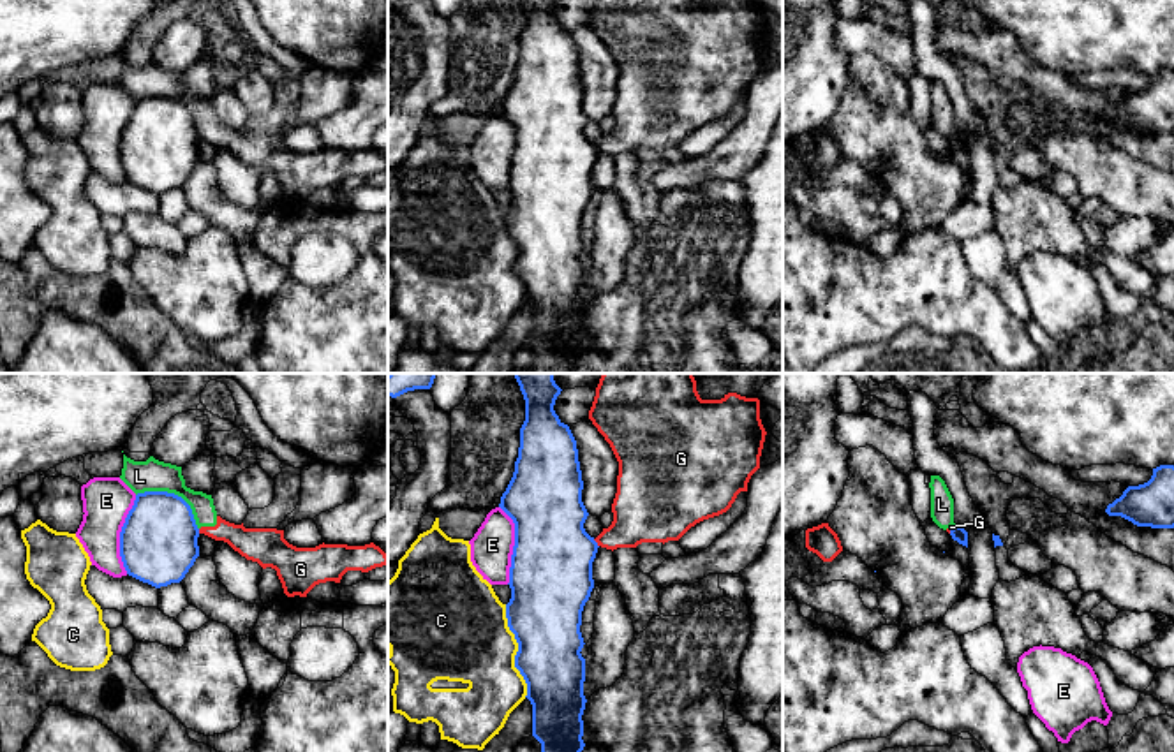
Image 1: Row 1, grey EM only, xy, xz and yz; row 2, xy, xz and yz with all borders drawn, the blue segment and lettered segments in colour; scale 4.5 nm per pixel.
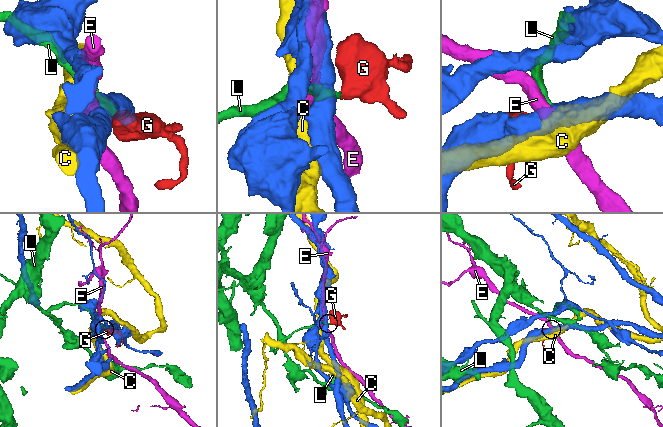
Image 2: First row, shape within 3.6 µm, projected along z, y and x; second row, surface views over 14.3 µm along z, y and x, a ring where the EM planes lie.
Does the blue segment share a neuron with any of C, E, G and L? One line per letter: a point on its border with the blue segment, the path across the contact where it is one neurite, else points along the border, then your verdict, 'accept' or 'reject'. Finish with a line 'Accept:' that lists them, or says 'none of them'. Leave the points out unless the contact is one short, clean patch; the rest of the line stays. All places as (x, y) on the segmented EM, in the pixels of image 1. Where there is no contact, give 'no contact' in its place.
C: xz (519, 650) | reject
E: xy (120, 534) | reject
G: xz (596, 543) | along xz (593, 539), (598, 546) | reject
L: xy (173, 493) | reject
Accept: none of them

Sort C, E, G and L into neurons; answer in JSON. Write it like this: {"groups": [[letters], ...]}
{"groups": [["C"], ["E"], ["G", "L"]]}

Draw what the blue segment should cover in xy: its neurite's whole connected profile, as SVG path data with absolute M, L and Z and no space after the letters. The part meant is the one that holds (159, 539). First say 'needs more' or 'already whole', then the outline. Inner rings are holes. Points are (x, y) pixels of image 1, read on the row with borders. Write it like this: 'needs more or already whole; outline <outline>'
already whole; outline M167 491L137 493L120 532L129 576L155 588L180 583L199 557L190 505Z

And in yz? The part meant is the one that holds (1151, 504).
already whole; outline M1174 465L1153 468L1148 483L1128 486L1105 512L1137 527L1174 528Z

